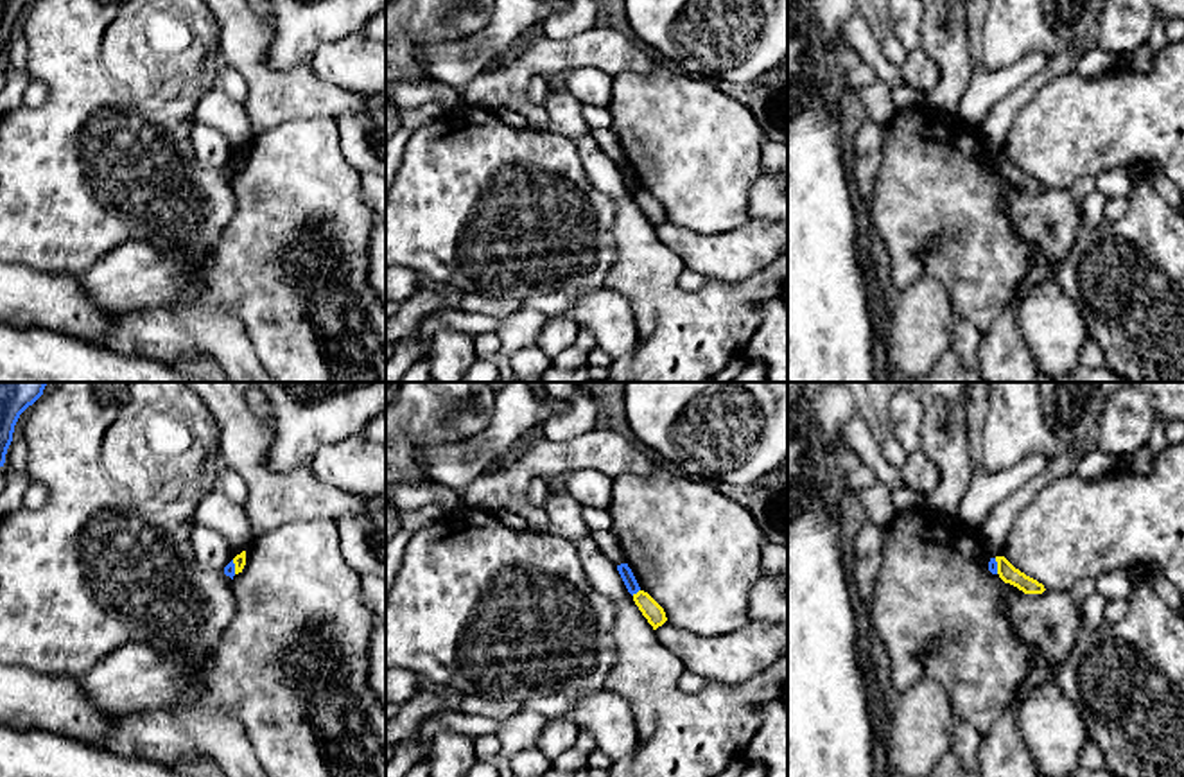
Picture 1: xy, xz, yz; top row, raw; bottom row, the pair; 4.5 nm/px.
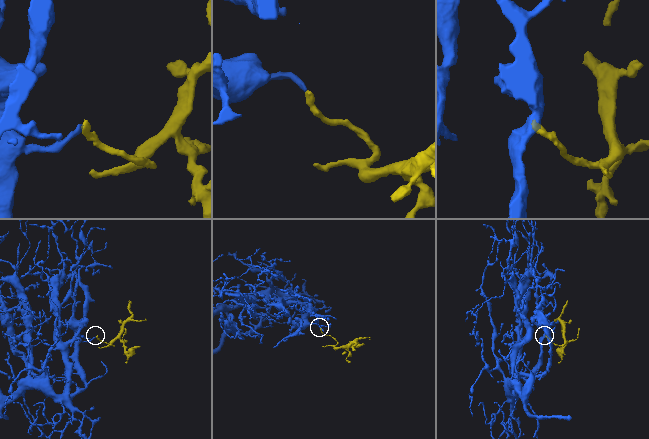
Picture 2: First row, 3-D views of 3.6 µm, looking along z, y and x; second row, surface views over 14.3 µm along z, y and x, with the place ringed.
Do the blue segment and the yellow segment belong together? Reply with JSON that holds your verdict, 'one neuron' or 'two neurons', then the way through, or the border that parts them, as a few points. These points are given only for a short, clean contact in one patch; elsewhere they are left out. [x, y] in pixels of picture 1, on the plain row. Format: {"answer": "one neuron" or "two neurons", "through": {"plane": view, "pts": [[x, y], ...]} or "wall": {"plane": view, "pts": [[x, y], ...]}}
{"answer": "two neurons", "wall": {"plane": "xz", "pts": [[639, 187], [632, 192]]}}

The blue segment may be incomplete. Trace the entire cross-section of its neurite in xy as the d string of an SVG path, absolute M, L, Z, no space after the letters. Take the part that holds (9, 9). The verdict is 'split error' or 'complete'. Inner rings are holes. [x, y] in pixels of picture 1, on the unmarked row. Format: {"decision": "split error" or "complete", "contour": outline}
{"decision": "complete", "contour": "M0 0L0 65L5 61L5 52L20 13L32 2L34 0Z"}

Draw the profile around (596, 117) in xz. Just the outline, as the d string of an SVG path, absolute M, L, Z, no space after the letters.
M583 104L581 115L592 131L612 127L612 115L610 115L608 108Z

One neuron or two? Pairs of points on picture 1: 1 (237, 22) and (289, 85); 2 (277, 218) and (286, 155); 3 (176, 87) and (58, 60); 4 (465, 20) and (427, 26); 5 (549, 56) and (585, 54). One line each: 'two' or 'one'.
1: one
2: one
3: one
4: one
5: one

